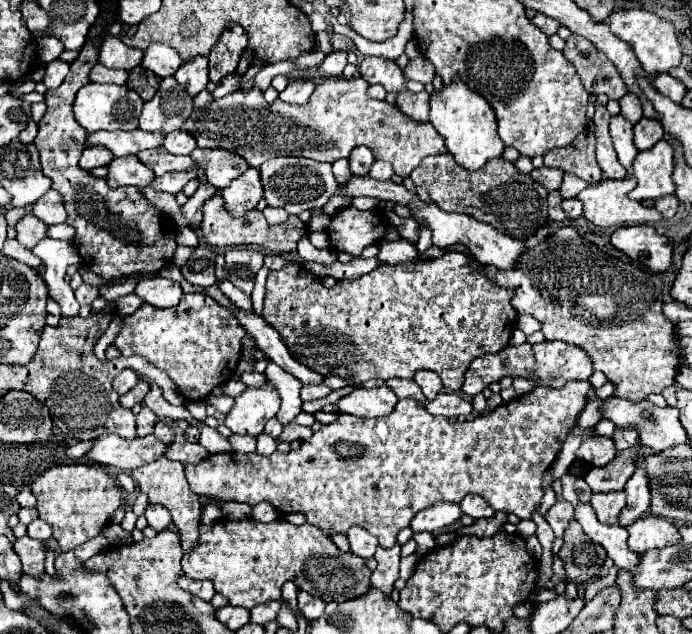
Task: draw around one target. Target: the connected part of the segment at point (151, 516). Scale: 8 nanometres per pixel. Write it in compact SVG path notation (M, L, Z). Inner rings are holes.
M148 506L146 508L146 520L148 520L148 526L156 532L162 532L162 530L168 530L172 526L172 518L170 518L170 512L164 508L164 506Z

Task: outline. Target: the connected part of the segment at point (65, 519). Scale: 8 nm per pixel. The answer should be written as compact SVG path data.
M70 462L46 470L30 486L38 504L38 518L52 526L52 536L58 540L62 552L70 552L76 546L88 542L100 534L100 528L108 524L110 514L122 504L122 494L116 480L96 464Z

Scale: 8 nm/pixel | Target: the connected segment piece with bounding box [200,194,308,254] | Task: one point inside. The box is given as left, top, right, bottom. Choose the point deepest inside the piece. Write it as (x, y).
(219, 228)

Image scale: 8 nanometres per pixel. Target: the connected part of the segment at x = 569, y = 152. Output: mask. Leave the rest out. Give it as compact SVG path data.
M584 130L580 132L580 136L576 136L576 140L570 146L548 150L544 154L544 166L560 168L562 172L572 172L588 184L596 184L600 180L602 170L596 164L594 146L594 134L590 130Z

